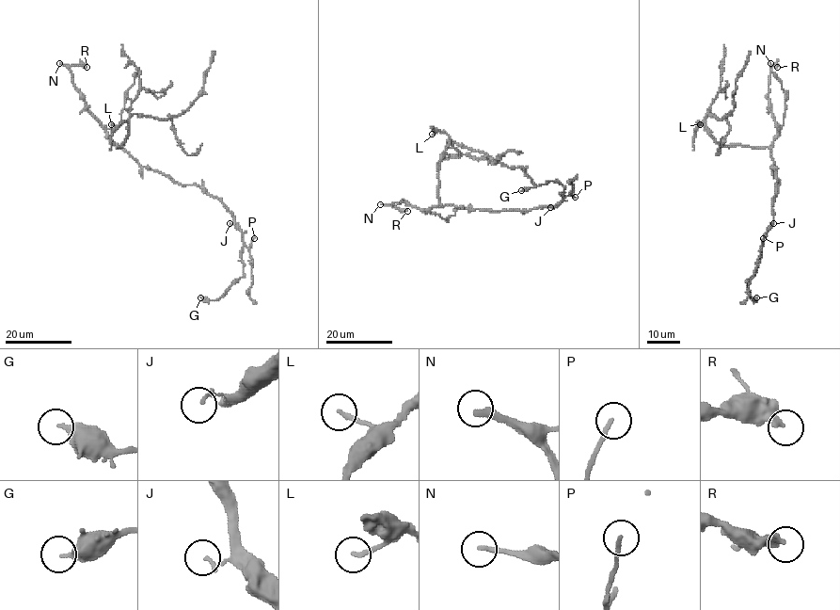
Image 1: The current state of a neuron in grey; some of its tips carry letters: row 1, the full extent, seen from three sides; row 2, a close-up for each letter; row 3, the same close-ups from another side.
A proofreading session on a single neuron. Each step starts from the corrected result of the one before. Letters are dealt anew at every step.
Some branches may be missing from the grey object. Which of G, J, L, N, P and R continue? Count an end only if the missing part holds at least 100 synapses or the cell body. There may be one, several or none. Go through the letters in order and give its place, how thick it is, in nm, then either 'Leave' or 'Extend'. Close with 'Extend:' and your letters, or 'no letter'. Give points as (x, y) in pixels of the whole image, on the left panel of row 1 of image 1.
G: Place: (200, 297). Thickness 340 nm. Leave
J: Place: (229, 223). Thickness 160 nm. Leave
L: Place: (111, 124). Thickness 190 nm. Leave
N: Place: (59, 63). Thickness 220 nm. Extend
P: Place: (254, 238). Thickness 160 nm. Leave
R: Place: (87, 67). Thickness 280 nm. Leave
Extend: N

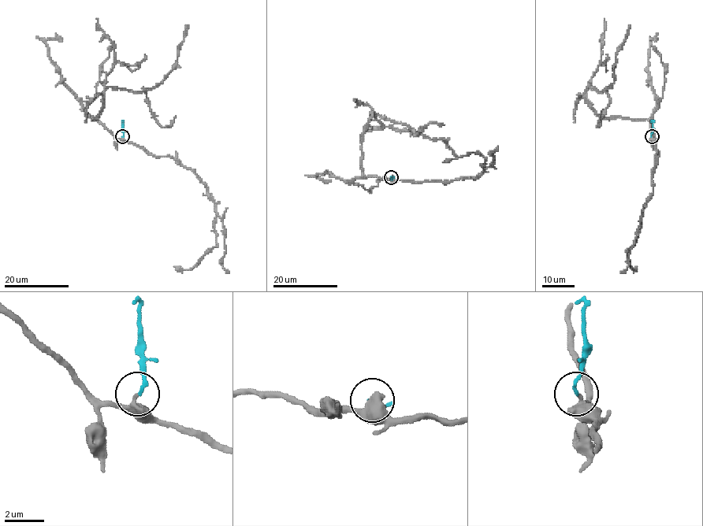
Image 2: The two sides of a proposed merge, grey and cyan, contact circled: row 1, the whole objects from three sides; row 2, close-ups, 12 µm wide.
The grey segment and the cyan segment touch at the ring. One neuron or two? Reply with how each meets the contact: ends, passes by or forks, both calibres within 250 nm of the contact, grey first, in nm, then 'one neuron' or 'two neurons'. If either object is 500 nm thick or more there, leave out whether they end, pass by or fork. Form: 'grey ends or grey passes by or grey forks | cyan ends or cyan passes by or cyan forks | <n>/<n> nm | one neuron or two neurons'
grey passes by | cyan ends | 240/150 nm | two neurons

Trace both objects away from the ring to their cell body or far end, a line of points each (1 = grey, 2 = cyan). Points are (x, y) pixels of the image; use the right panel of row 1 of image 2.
1: (652, 136), (651, 120), (601, 117), (585, 97), (588, 87), (600, 91), (611, 83), (617, 49), (630, 25)
2: (652, 136), (652, 120)

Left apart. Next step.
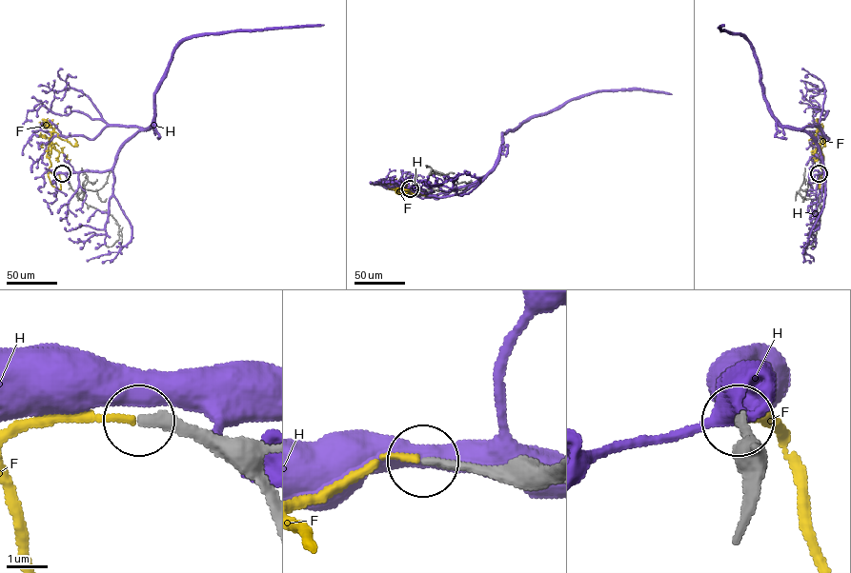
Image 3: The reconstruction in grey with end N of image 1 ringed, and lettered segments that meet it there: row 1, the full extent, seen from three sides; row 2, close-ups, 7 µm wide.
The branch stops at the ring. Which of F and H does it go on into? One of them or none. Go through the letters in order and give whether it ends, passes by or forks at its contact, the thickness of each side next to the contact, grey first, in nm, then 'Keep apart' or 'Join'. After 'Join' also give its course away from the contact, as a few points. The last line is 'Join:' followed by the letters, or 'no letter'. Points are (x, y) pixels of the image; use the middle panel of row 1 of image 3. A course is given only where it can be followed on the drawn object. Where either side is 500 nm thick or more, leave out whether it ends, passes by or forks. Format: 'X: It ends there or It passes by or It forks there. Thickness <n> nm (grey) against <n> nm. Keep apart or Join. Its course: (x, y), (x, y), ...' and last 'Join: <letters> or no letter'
F: It ends there. Thickness 240 nm (grey) against 150 nm. Join. Its course: (410, 188), (408, 191), (397, 188), (397, 193), (398, 190), (422, 194)
H: Thickness 280 nm (grey) against 550 nm. Keep apart
Join: F

